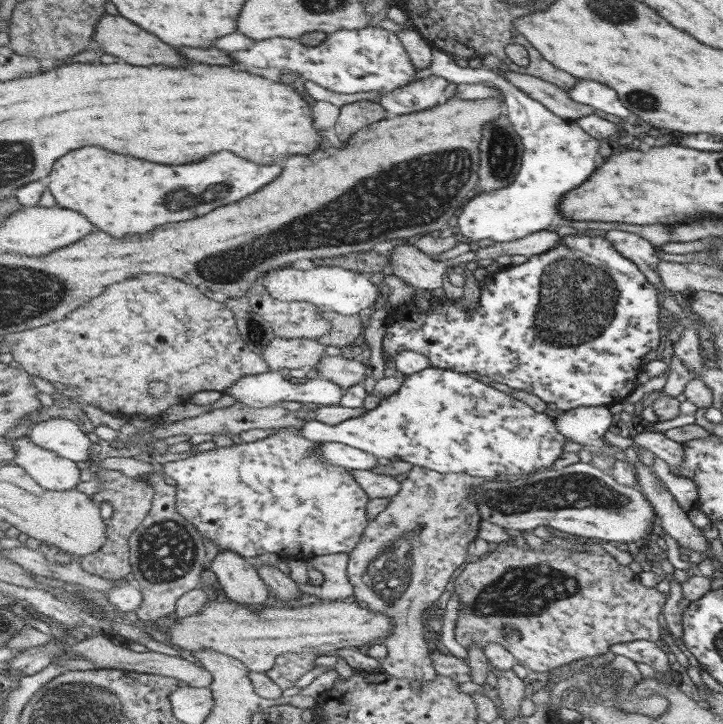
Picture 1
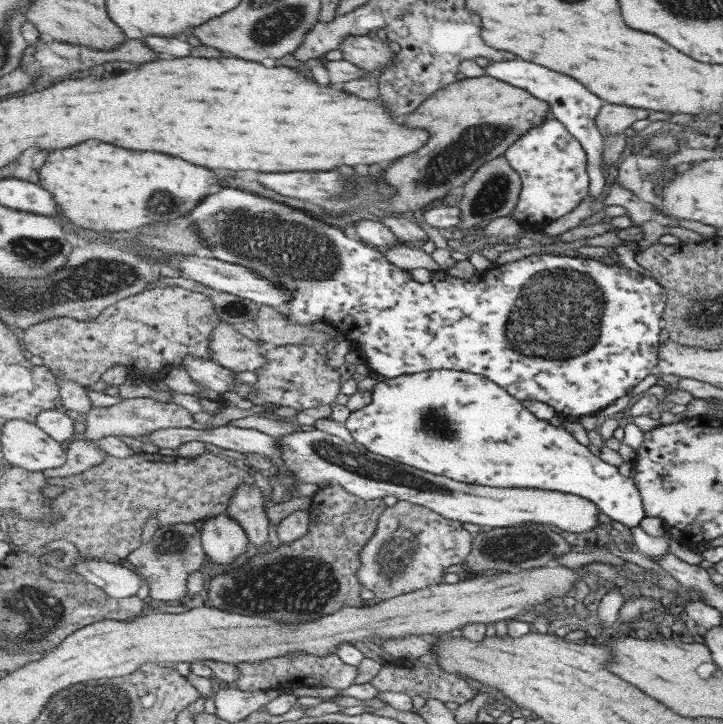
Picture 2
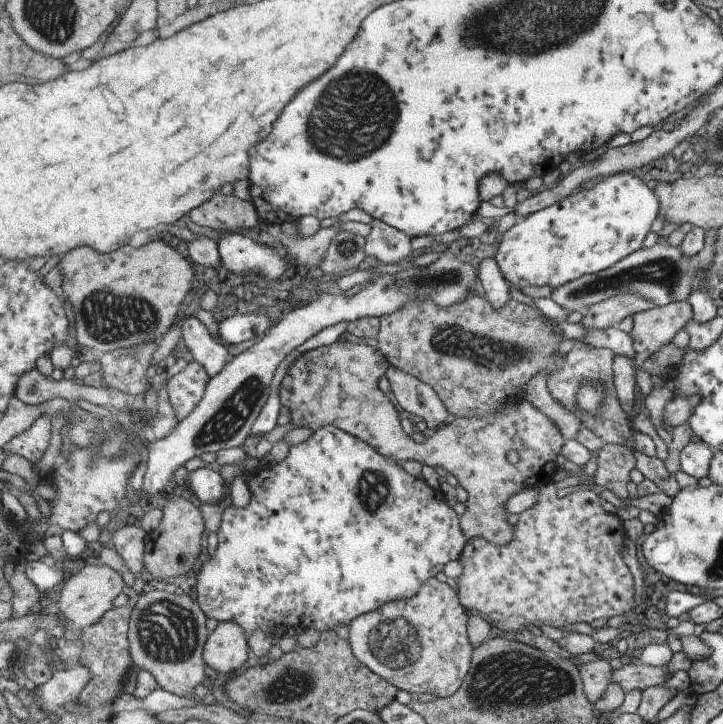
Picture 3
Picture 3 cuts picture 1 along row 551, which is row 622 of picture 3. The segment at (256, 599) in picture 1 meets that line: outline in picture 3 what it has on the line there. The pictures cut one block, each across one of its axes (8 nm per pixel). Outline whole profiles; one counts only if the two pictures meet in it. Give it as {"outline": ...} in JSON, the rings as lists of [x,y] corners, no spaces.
{"outline":[[[218,622],[206,642],[203,658],[210,671],[234,674],[251,658],[249,636],[235,622]]]}

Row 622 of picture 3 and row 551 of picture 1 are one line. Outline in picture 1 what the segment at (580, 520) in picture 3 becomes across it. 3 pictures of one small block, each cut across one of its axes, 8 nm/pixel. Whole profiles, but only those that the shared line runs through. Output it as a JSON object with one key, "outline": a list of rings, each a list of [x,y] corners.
{"outline":[[[574,540],[569,542],[575,543],[580,546],[585,546],[585,551],[573,551],[573,549],[563,549],[553,546],[550,543],[544,543],[545,547],[542,550],[535,551],[532,549],[524,550],[519,543],[498,544],[494,551],[481,557],[477,562],[467,563],[467,566],[461,572],[458,572],[454,580],[454,590],[459,595],[459,607],[458,618],[455,628],[455,638],[461,646],[469,648],[473,644],[484,647],[487,643],[498,642],[502,644],[507,650],[510,650],[519,664],[523,665],[528,670],[535,672],[549,672],[553,667],[565,666],[563,664],[571,664],[573,660],[579,658],[587,658],[590,656],[597,656],[599,654],[605,654],[611,645],[619,644],[620,642],[631,642],[632,640],[648,640],[651,642],[658,642],[659,639],[659,626],[662,625],[661,621],[661,608],[663,603],[668,597],[665,593],[657,591],[657,589],[649,589],[643,587],[639,583],[638,575],[633,573],[625,565],[621,565],[615,561],[615,558],[607,554],[606,550],[603,550],[599,546],[593,544],[583,544]]]}

